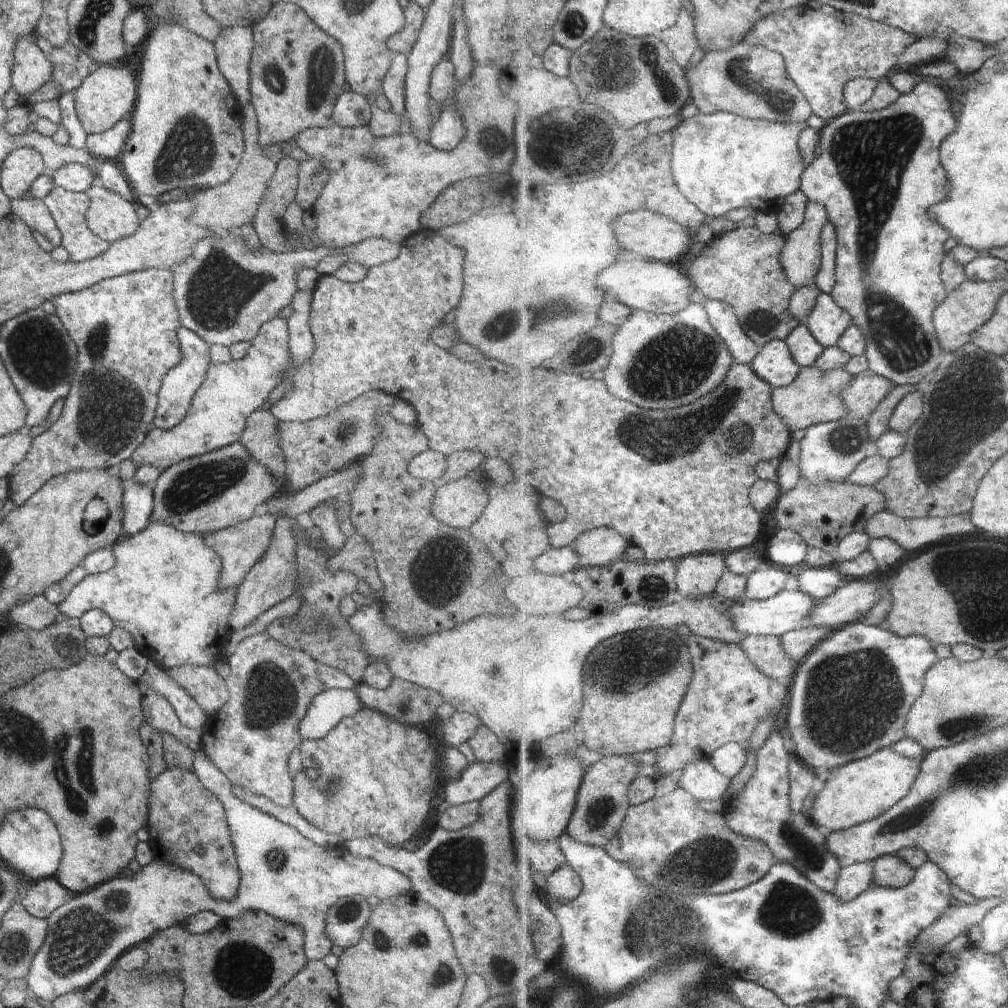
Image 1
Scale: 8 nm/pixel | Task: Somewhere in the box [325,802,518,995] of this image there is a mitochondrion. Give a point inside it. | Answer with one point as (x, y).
(458, 864)

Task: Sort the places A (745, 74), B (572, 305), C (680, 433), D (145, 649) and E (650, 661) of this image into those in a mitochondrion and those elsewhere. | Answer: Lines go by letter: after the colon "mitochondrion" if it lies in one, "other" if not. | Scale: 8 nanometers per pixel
A: mitochondrion
B: mitochondrion
C: mitochondrion
D: other
E: mitochondrion

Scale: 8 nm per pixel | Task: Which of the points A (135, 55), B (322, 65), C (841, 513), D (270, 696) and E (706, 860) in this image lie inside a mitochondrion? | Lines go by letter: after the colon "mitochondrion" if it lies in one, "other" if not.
A: other
B: mitochondrion
C: other
D: mitochondrion
E: mitochondrion

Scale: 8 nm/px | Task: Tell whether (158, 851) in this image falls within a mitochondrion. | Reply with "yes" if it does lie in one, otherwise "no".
no

